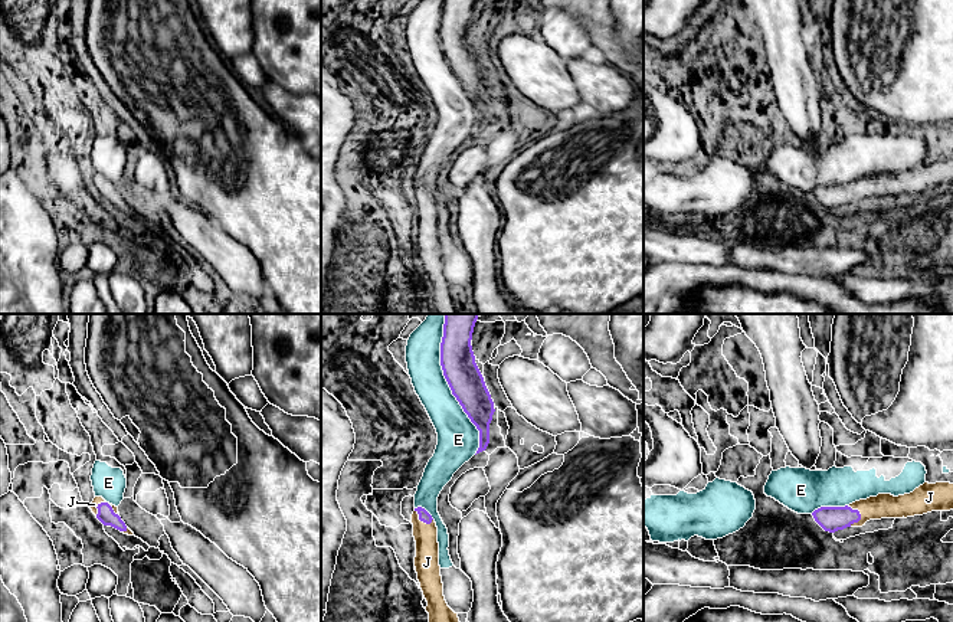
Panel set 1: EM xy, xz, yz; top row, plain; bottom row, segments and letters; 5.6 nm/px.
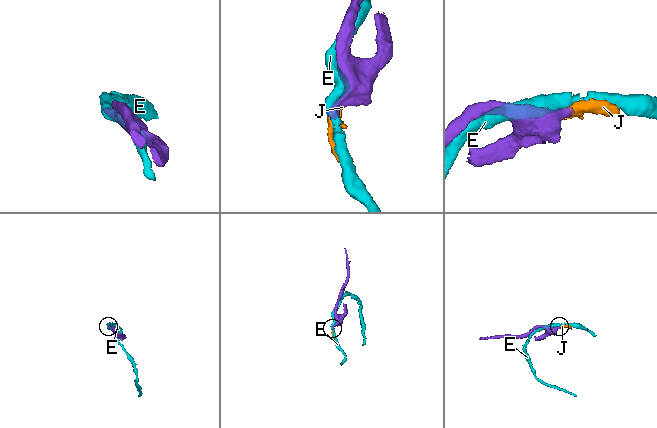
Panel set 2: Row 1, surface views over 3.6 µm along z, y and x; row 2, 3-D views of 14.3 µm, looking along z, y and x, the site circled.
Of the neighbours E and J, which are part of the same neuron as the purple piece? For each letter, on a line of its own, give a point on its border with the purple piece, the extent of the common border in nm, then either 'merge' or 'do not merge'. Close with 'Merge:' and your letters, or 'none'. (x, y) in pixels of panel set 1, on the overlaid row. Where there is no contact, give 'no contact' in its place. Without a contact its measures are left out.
E: contact xz (448, 383); length 800 nm; do not merge
J: contact xy (108, 504); length 140 nm; merge
Merge: J

